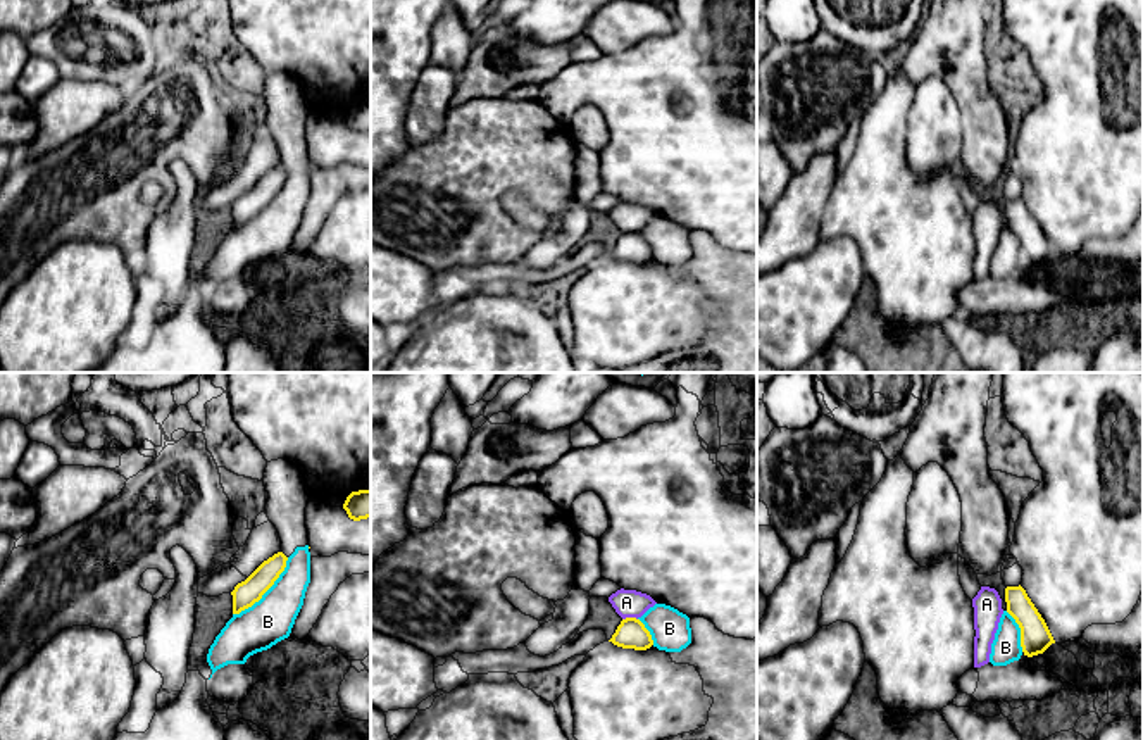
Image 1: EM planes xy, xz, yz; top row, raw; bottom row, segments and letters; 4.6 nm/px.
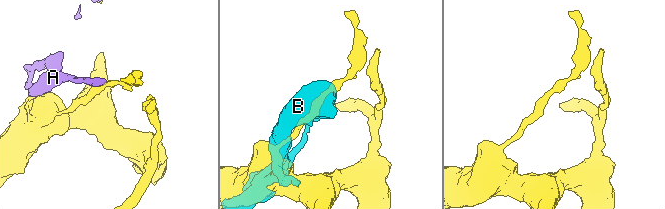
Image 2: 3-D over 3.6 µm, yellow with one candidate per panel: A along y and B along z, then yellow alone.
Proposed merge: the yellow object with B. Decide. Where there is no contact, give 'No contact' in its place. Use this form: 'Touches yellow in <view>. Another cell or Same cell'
Touches yellow in xy. Another cell

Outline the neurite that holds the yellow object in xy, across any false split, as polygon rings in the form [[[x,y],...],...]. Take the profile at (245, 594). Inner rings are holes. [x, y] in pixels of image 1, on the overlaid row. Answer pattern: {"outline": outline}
{"outline": [[[283,552],[264,561],[245,581],[238,583],[233,595],[233,614],[252,607],[274,585],[286,568],[288,557]]]}

